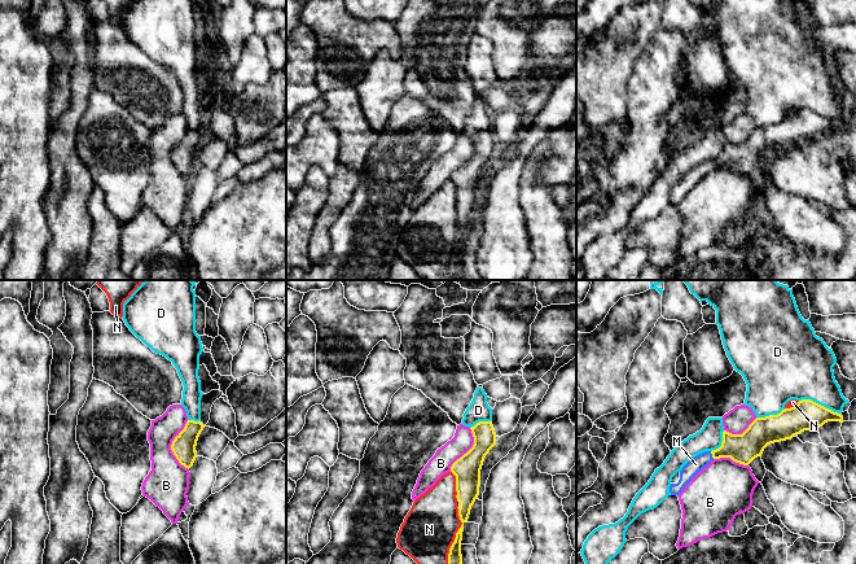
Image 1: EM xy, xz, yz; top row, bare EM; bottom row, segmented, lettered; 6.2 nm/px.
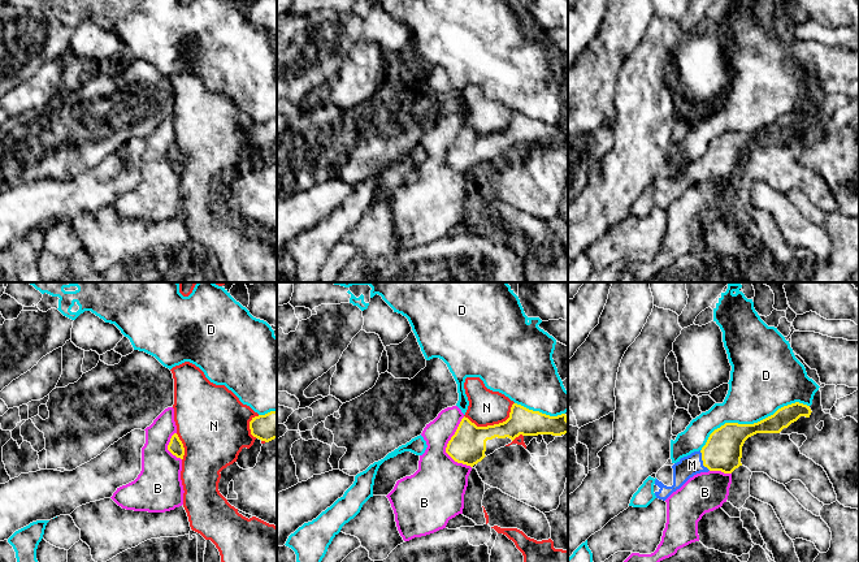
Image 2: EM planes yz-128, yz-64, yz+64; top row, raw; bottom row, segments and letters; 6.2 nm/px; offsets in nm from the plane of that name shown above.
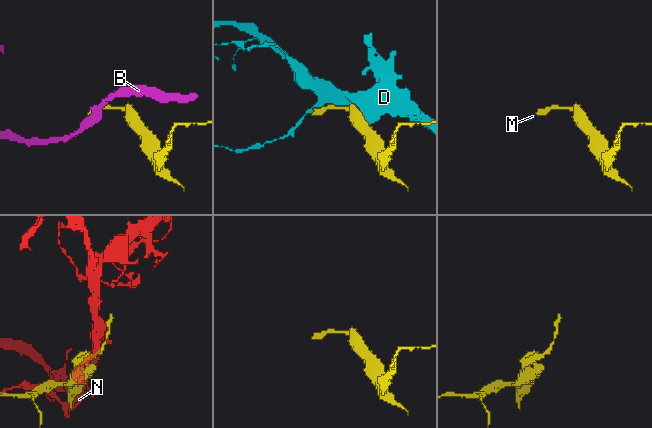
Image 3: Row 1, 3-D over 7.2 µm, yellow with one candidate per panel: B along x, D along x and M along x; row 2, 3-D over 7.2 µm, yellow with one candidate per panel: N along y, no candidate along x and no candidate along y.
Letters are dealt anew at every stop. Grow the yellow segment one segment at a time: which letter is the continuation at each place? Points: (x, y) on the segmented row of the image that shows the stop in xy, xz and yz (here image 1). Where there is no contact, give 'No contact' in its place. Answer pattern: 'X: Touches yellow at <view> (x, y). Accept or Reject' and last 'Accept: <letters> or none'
B: Touches yellow at xy (171, 446). Reject
D: Touches yellow at yz (820, 405). Reject
M: Touches yellow at yz (712, 455). Accept
N: Touches yellow at xz (456, 536). Reject
Accept: M

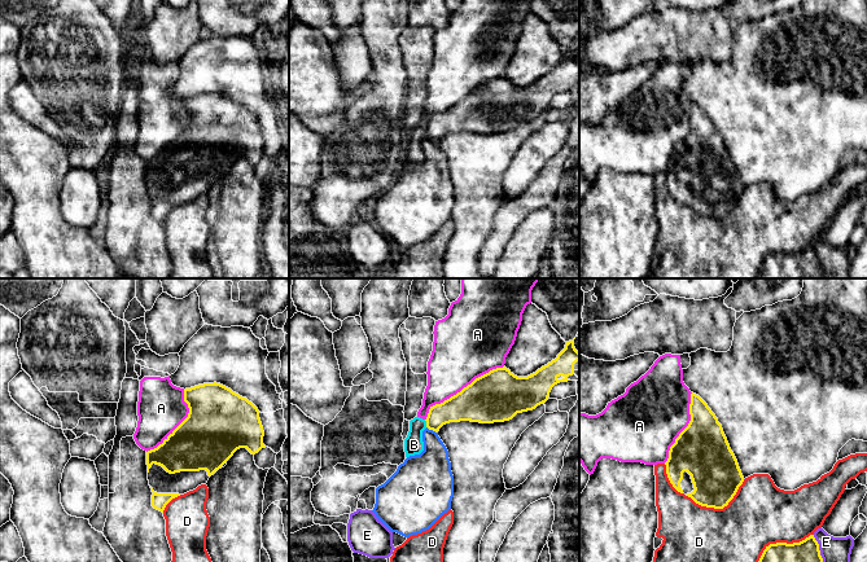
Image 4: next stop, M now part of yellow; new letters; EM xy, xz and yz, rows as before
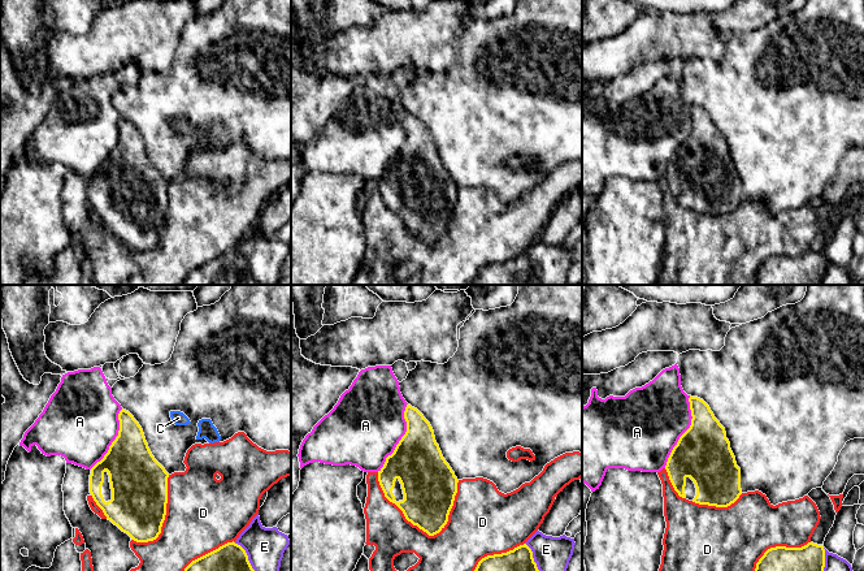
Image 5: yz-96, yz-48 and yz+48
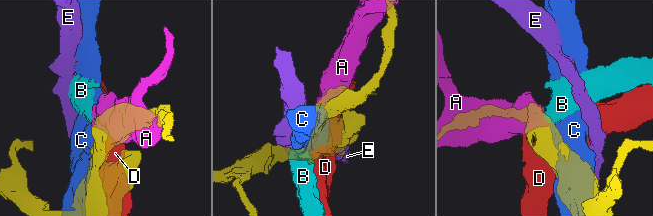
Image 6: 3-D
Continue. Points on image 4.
A: Touches yellow at xz (462, 390). Reject
B: Touches yellow at xz (427, 424). Reject
C: Touches yellow at xz (432, 429). Reject
D: Touches yellow at yz (718, 508). Reject
E: Touches yellow at yz (818, 548). Reject
Accept: none

